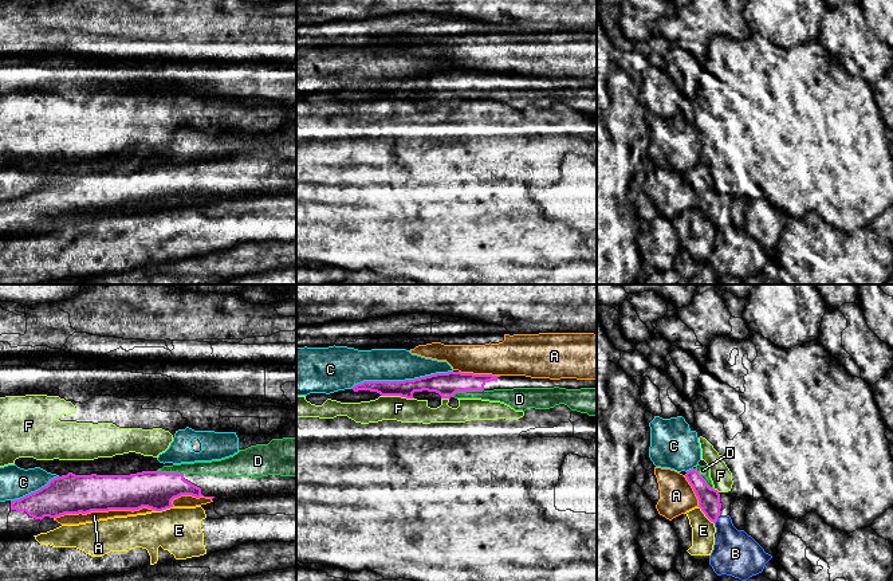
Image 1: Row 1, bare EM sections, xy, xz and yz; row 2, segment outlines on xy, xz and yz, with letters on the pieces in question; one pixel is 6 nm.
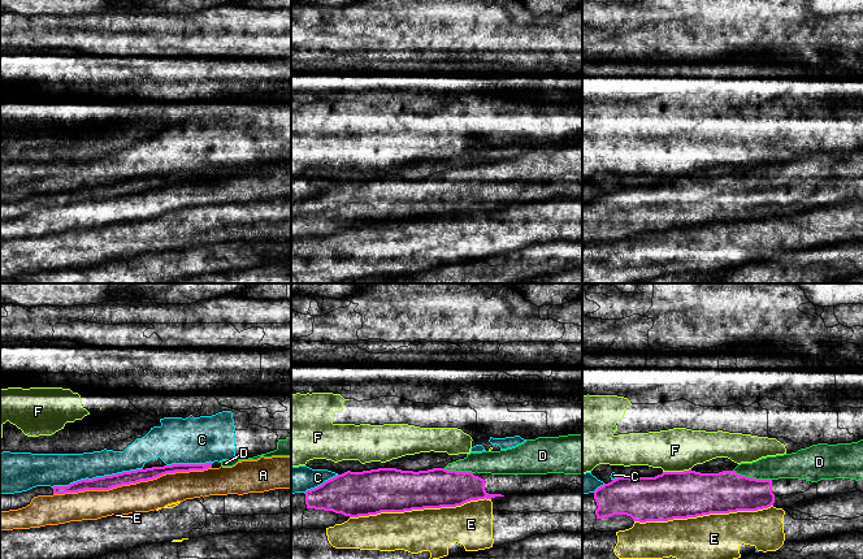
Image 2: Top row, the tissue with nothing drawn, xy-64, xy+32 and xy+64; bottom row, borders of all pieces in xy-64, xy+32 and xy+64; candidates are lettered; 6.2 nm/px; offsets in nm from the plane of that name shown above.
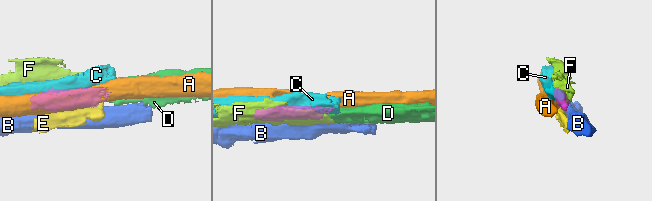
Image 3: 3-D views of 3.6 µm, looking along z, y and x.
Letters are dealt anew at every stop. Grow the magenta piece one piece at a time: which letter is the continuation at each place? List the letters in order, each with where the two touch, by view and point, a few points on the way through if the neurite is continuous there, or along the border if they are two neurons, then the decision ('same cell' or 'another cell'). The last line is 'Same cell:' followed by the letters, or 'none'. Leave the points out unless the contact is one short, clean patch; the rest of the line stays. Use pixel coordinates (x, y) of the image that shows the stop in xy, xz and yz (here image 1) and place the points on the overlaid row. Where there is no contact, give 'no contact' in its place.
A: meets magenta in xy at (105, 510); another cell
B: meets magenta in yz at (716, 519); border along yz (718, 517), (713, 522); another cell
C: meets magenta in xz at (401, 381); another cell
D: meets magenta in xz at (467, 389); runs through xz (445, 384), (457, 384), (467, 389), (507, 396); same cell
E: meets magenta in yz at (705, 515); another cell
F: meets magenta in xz at (397, 395); another cell
Same cell: D

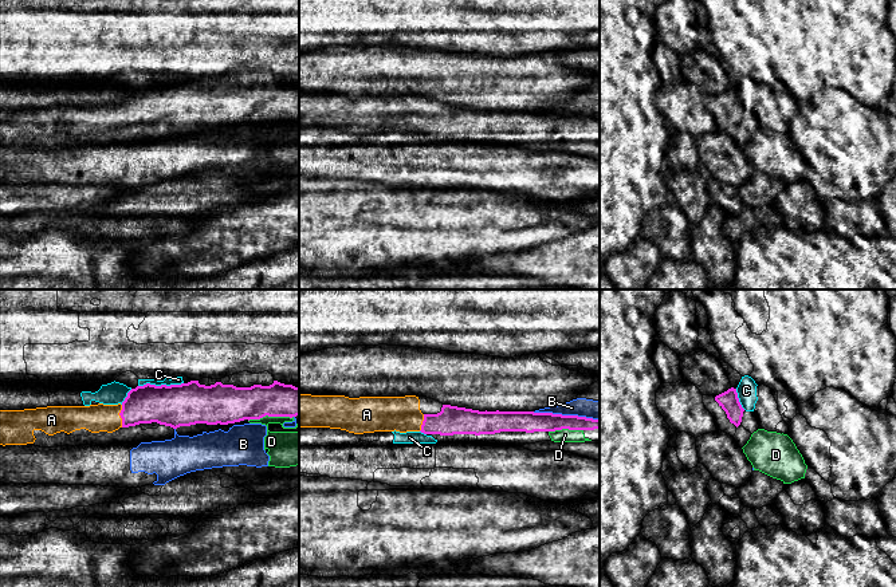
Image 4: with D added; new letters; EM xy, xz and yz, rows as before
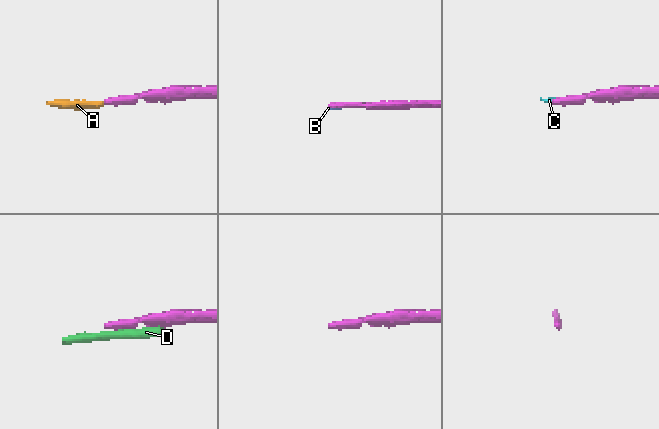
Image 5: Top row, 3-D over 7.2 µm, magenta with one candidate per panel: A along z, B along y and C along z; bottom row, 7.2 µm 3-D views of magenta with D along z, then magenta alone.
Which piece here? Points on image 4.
A: meets magenta in xy at (120, 414); runs through xy (146, 404), (128, 414), (120, 414), (95, 418); same cell
B: meets magenta in xz at (566, 416); another cell
C: meets magenta in xy at (161, 385); border along xy (183, 382), (172, 385), (144, 383), (138, 386); another cell
D: meets magenta in xy at (270, 416); border along xy (293, 416), (263, 416), (248, 421); another cell
Same cell: A

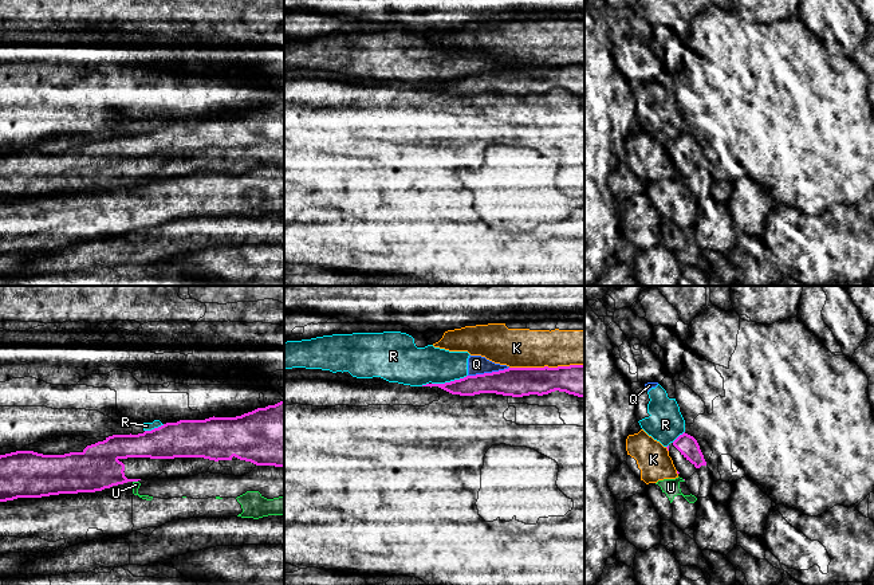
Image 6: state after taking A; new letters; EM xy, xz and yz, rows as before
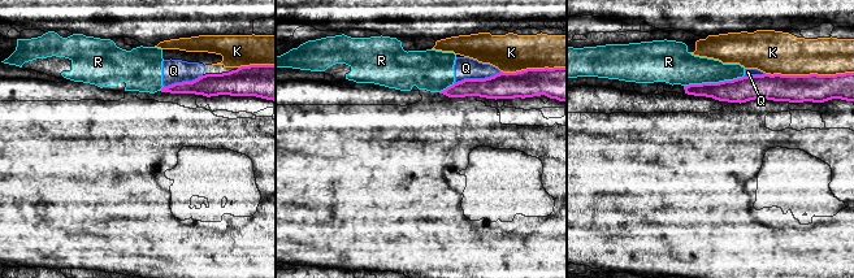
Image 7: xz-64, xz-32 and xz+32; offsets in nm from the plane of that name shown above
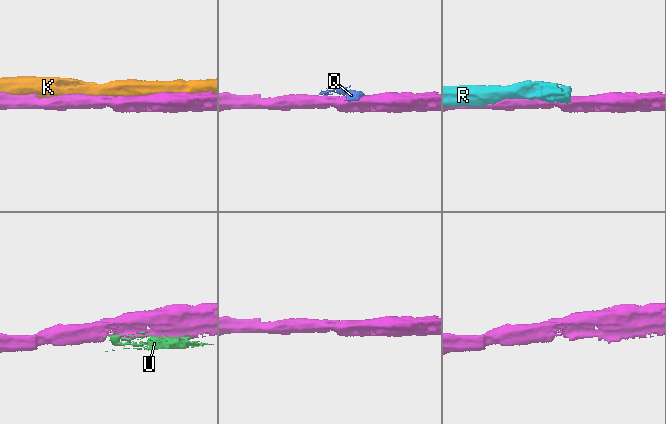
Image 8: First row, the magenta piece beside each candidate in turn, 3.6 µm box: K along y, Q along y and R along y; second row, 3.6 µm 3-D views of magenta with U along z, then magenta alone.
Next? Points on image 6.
K: meets magenta in xz at (546, 366); another cell
Q: meets magenta in xz at (488, 373); border along xz (508, 366), (500, 370), (468, 376); another cell
R: meets magenta in xz at (451, 381); another cell
U: meets magenta in xy at (136, 481); border along xy (133, 481), (137, 482); another cell
Same cell: none

